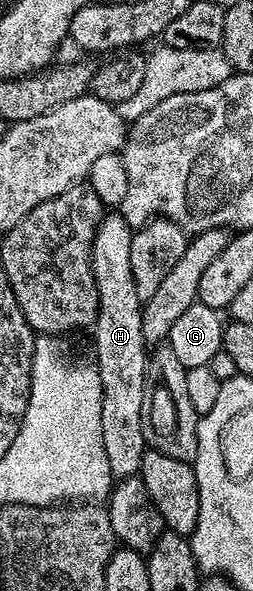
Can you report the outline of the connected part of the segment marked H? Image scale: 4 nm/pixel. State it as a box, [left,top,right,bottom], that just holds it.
[91,212,147,478]

